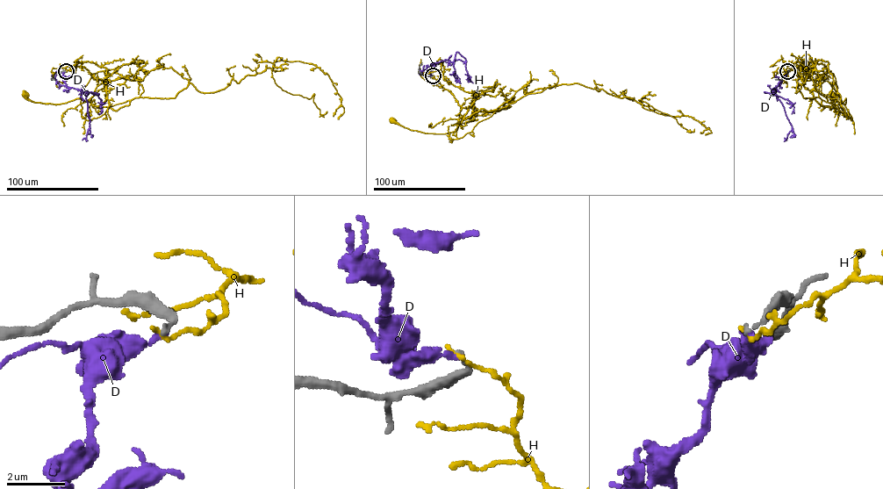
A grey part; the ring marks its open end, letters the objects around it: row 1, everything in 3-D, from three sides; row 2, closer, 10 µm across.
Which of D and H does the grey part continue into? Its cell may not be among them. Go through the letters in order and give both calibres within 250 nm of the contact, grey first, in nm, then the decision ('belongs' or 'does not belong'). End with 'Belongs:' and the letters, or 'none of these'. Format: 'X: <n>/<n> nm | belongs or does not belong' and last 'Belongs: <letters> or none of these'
D: 160/200 nm | does not belong
H: 160/130 nm | does not belong
Belongs: none of these

